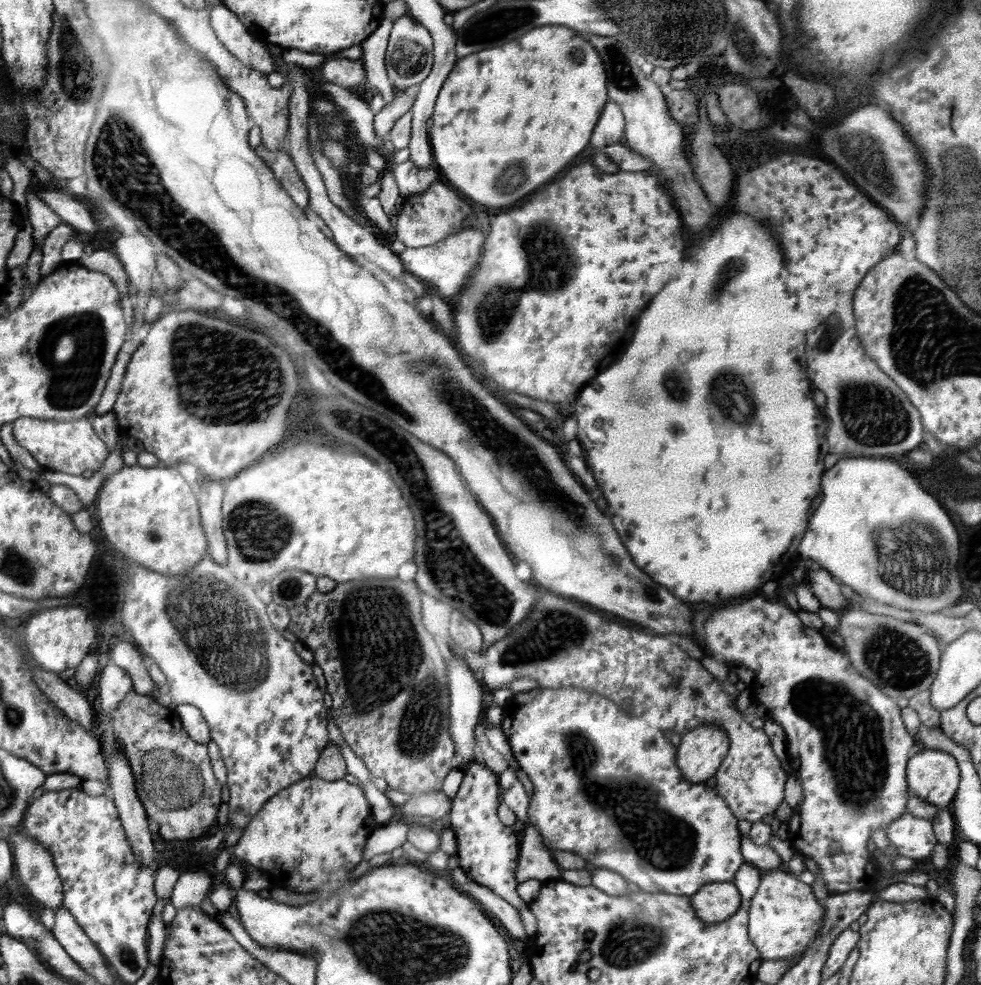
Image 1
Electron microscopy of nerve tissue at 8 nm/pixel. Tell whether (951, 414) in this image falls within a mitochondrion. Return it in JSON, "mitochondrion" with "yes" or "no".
{"mitochondrion":"no"}

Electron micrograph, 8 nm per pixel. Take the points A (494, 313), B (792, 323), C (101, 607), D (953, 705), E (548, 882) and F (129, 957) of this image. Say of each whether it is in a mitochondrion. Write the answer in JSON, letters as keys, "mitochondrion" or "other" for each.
{"A":"mitochondrion","B":"other","C":"other","D":"other","E":"other","F":"mitochondrion"}

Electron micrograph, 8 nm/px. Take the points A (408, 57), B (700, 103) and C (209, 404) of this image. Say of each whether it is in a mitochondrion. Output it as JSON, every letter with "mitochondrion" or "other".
{"A":"mitochondrion","B":"other","C":"mitochondrion"}

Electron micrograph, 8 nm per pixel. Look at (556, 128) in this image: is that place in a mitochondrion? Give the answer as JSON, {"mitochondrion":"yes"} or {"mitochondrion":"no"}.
{"mitochondrion":"no"}

